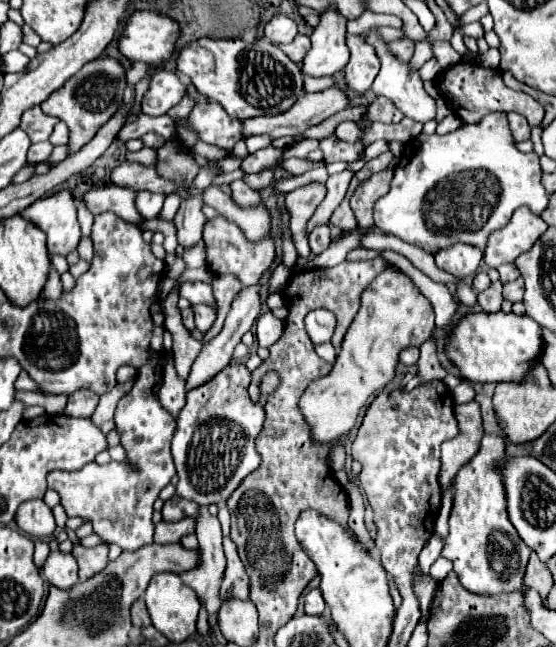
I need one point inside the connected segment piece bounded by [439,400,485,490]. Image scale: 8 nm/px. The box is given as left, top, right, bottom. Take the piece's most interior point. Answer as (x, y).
(456, 452)

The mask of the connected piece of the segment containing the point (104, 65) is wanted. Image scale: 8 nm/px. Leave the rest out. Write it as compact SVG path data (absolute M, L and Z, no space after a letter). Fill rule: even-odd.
M95 58L87 62L63 88L55 90L45 102L43 112L57 116L69 126L69 142L67 142L67 156L79 152L95 134L97 130L107 124L107 120L119 110L123 92L127 88L125 66L115 58Z

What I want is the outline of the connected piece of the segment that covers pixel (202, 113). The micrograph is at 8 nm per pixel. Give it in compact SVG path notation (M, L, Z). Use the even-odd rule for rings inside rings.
M197 102L189 114L189 124L199 132L203 142L225 150L233 150L235 142L243 138L243 132L239 132L241 122L231 118L223 106L215 102Z

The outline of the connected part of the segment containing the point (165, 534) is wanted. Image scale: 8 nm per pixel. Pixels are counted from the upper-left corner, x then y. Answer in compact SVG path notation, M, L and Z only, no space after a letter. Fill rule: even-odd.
M183 518L179 522L159 522L155 526L155 542L159 544L171 544L179 542L183 536L195 532L195 520L193 518Z

